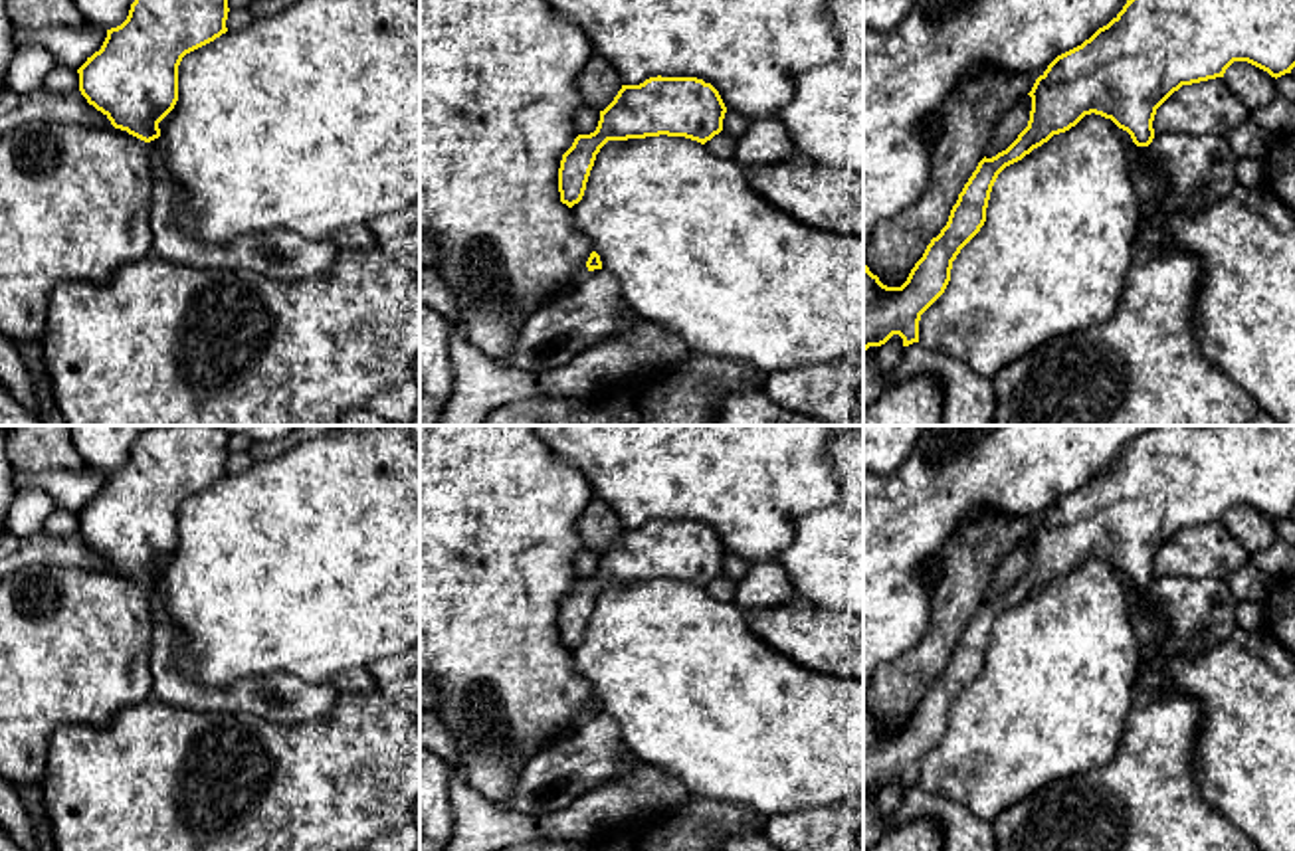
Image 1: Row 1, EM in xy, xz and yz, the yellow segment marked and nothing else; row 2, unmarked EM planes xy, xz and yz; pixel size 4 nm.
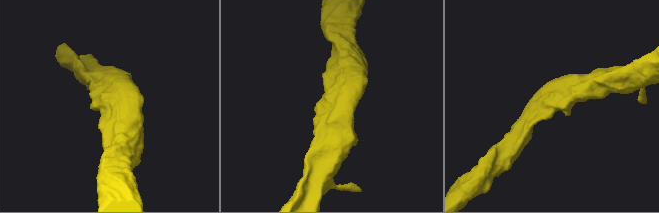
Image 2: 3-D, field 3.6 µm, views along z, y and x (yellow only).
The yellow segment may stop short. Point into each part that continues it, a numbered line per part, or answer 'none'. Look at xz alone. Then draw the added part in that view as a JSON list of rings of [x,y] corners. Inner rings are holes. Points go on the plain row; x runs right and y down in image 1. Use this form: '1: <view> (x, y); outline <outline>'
none

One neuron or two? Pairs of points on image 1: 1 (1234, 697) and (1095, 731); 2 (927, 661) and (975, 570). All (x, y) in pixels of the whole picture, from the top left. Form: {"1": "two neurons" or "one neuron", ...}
{"1": "two neurons", "2": "one neuron"}

